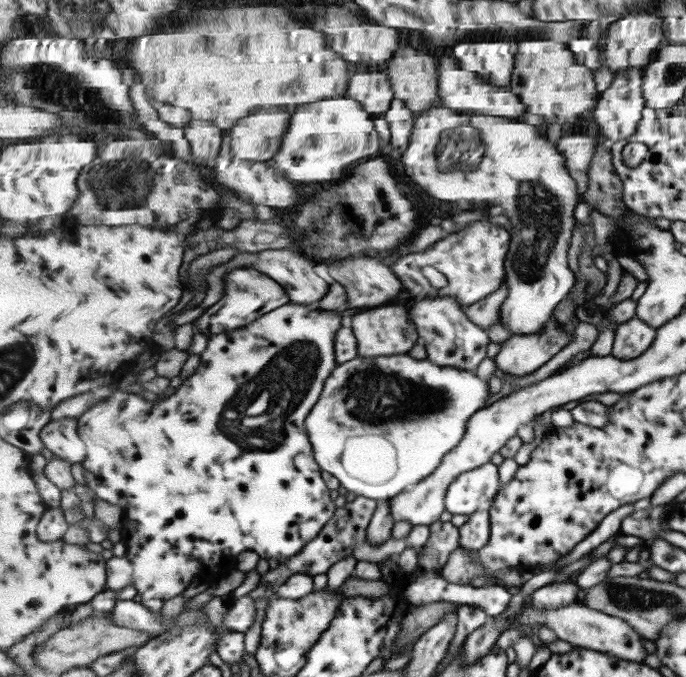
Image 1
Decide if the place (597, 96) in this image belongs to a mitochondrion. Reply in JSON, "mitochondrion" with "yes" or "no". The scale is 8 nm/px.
{"mitochondrion":"no"}

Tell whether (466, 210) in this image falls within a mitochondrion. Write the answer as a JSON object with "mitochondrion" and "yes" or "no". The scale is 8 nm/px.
{"mitochondrion":"no"}

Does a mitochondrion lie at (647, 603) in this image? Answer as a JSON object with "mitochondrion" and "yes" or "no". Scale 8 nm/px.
{"mitochondrion":"yes"}

